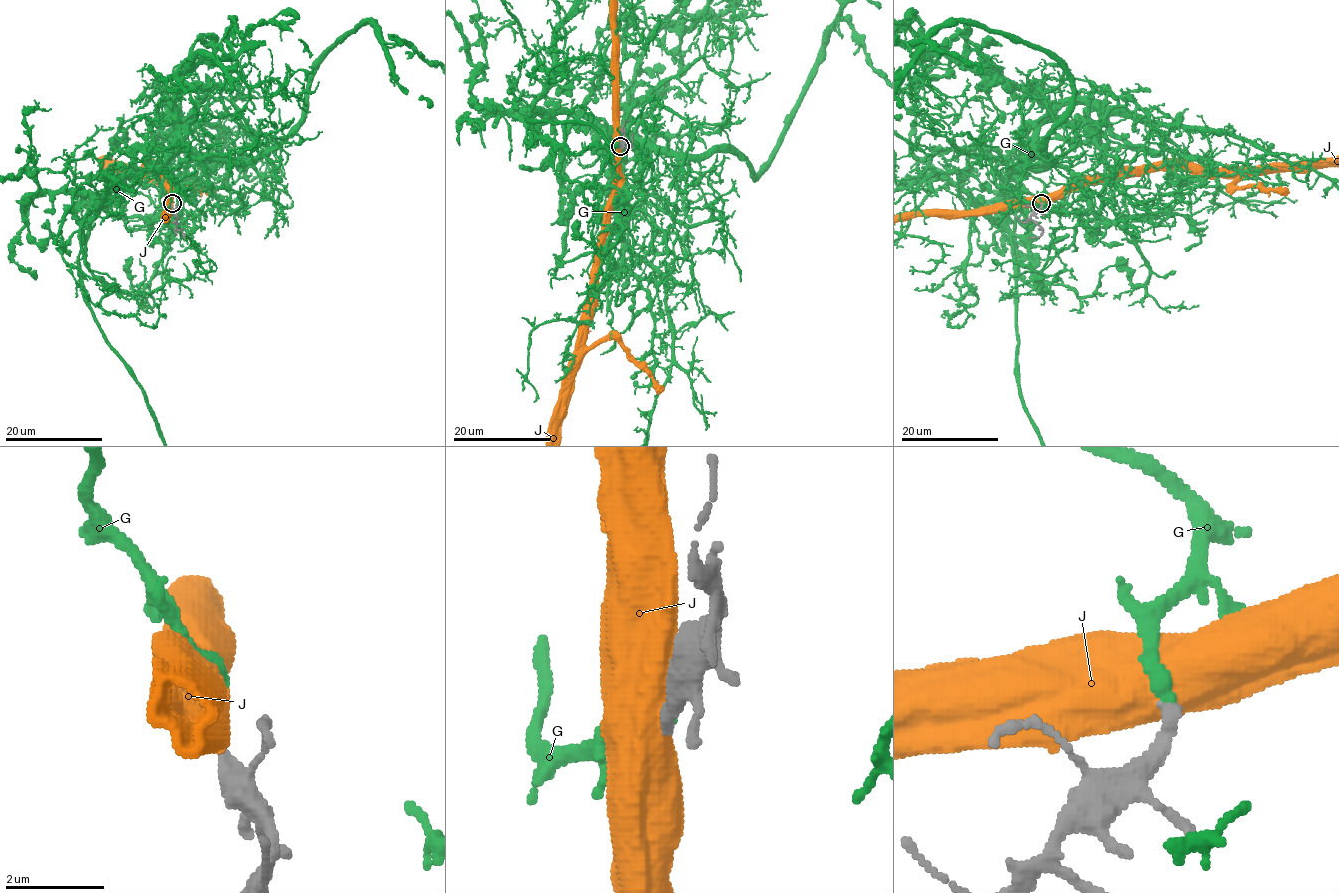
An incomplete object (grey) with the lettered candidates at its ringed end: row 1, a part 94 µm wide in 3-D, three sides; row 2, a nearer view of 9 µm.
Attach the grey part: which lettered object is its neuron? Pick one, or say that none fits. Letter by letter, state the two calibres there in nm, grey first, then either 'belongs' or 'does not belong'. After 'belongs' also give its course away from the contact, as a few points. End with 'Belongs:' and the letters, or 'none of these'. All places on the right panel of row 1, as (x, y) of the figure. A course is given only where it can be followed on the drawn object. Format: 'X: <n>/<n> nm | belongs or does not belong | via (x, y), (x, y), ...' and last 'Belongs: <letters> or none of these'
G: 220/240 nm | belongs
J: 220/750 nm | does not belong
Belongs: G

